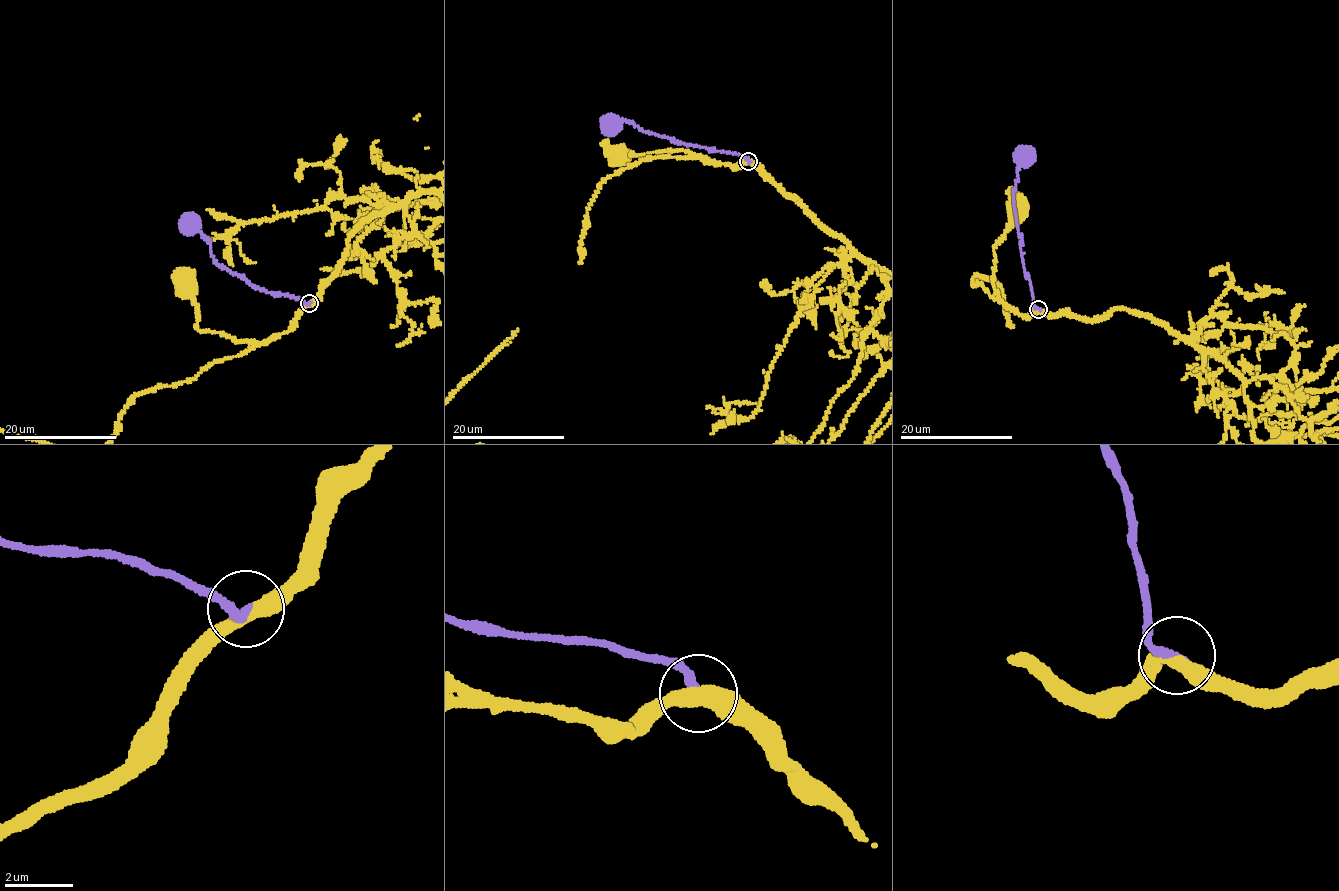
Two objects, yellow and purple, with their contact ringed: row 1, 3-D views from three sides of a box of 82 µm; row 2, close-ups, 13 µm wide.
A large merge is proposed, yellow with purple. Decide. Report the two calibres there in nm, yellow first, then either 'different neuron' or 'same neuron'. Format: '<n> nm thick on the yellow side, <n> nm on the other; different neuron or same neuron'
420 nm thick on the yellow side, 300 nm on the other; different neuron

